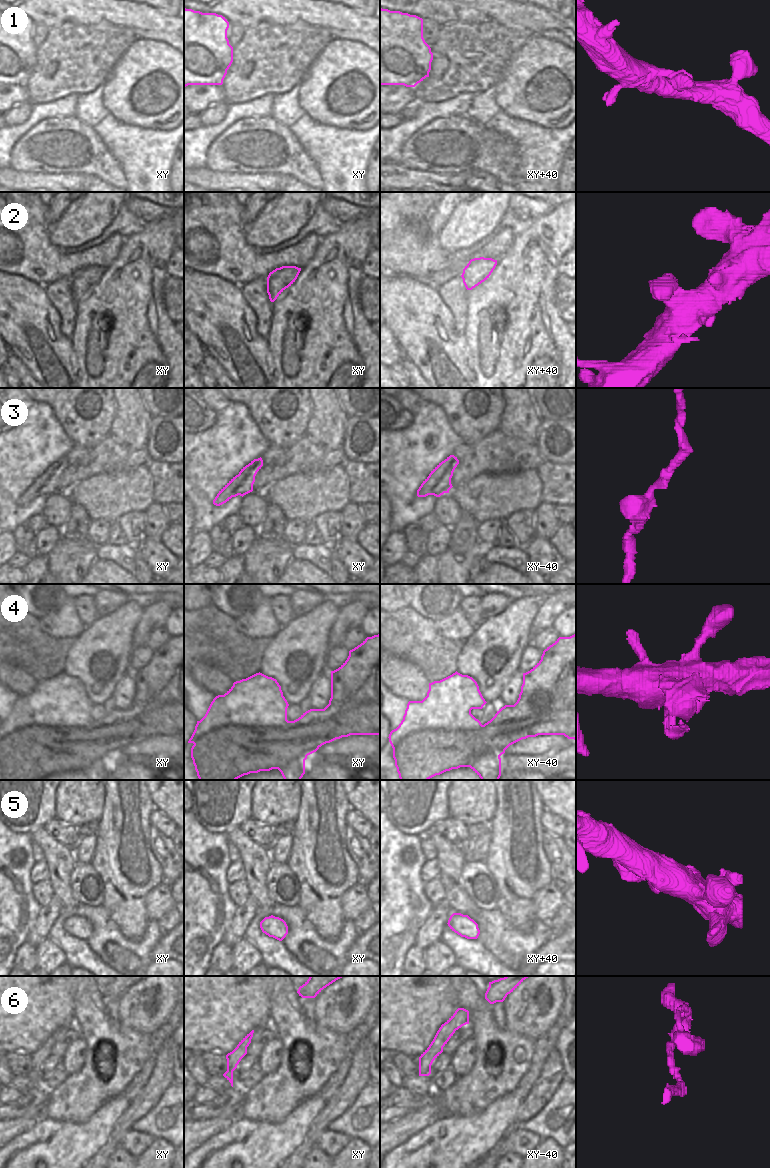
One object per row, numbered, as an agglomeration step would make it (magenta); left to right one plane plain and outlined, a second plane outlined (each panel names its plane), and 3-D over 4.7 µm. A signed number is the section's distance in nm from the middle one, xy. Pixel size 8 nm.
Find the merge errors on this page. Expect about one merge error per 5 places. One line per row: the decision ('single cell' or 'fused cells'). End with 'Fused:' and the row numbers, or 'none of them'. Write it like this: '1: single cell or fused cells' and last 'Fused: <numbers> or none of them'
1: single cell
2: single cell
3: single cell
4: single cell
5: single cell
6: single cell
Fused: none of them

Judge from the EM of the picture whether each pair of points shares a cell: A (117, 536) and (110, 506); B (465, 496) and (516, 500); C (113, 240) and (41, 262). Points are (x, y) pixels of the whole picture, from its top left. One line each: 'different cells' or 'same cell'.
A: different cells
B: same cell
C: same cell

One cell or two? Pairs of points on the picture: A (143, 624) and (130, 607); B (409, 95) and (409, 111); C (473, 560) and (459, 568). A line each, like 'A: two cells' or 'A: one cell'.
A: two cells
B: two cells
C: one cell

